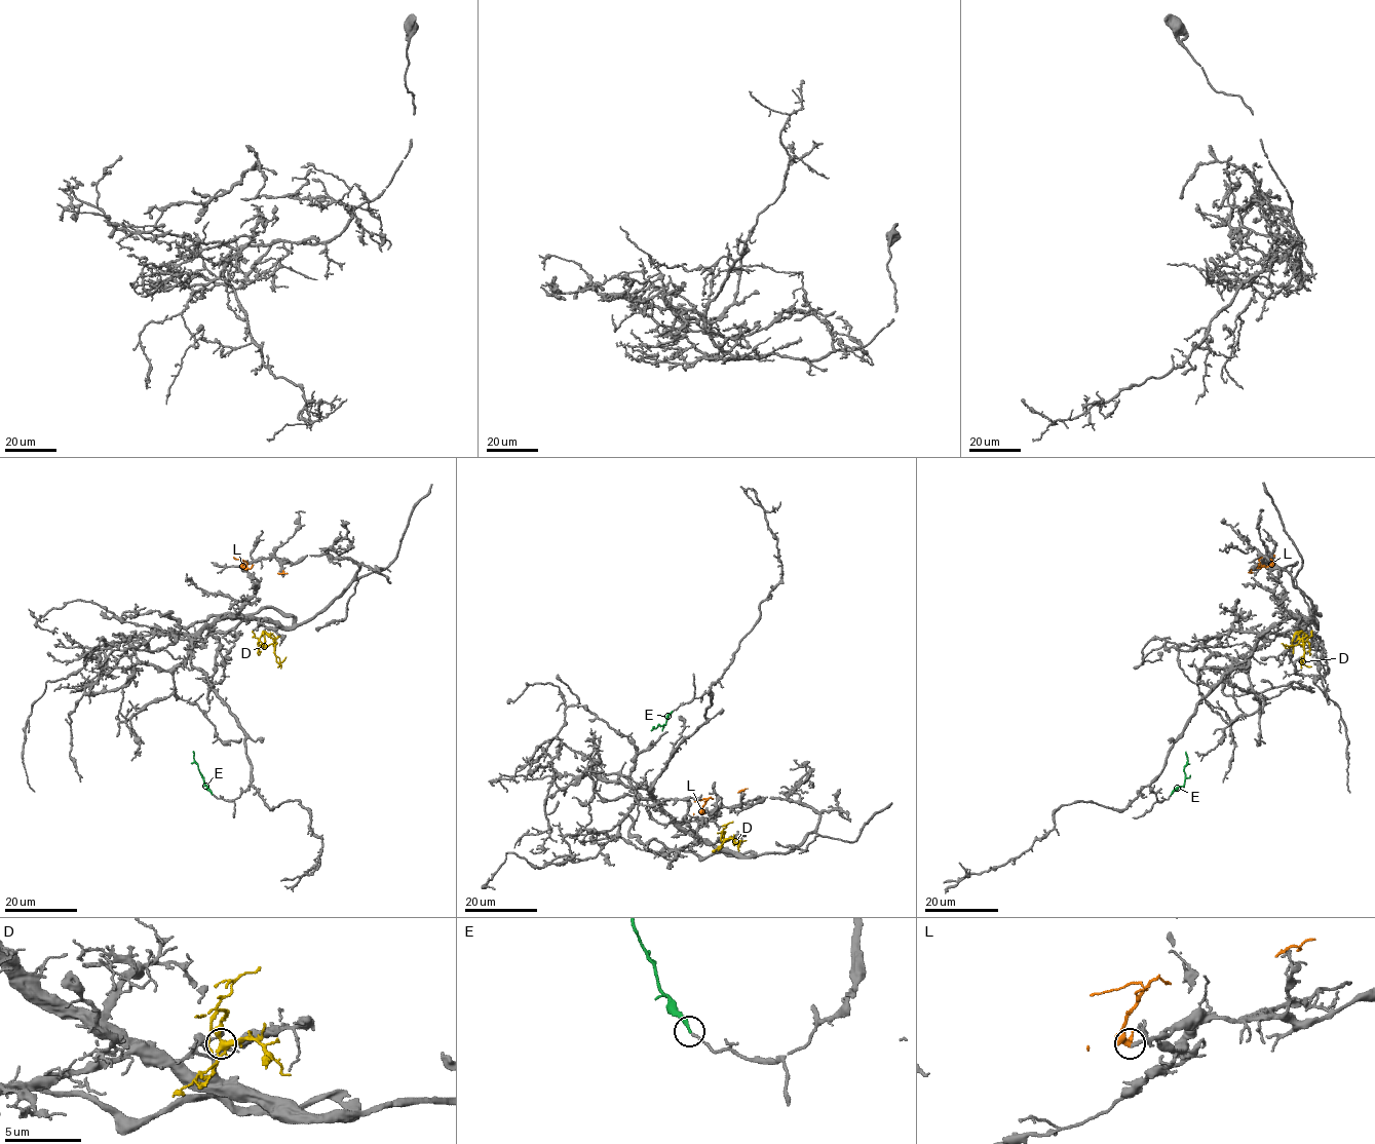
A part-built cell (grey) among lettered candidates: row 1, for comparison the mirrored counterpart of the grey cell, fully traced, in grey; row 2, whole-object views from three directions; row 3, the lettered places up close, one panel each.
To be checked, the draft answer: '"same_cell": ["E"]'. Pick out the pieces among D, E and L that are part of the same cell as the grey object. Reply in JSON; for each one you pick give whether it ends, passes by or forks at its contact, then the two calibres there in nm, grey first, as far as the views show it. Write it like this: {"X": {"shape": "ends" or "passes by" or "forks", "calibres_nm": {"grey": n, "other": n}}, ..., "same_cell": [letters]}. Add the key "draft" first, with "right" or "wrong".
{"draft": "wrong", "E": {"shape": "ends", "calibres_nm": {"grey": 160, "other": 220}}, "L": {"shape": "forks", "calibres_nm": {"grey": 240, "other": 320}}, "same_cell": ["E", "L"]}

